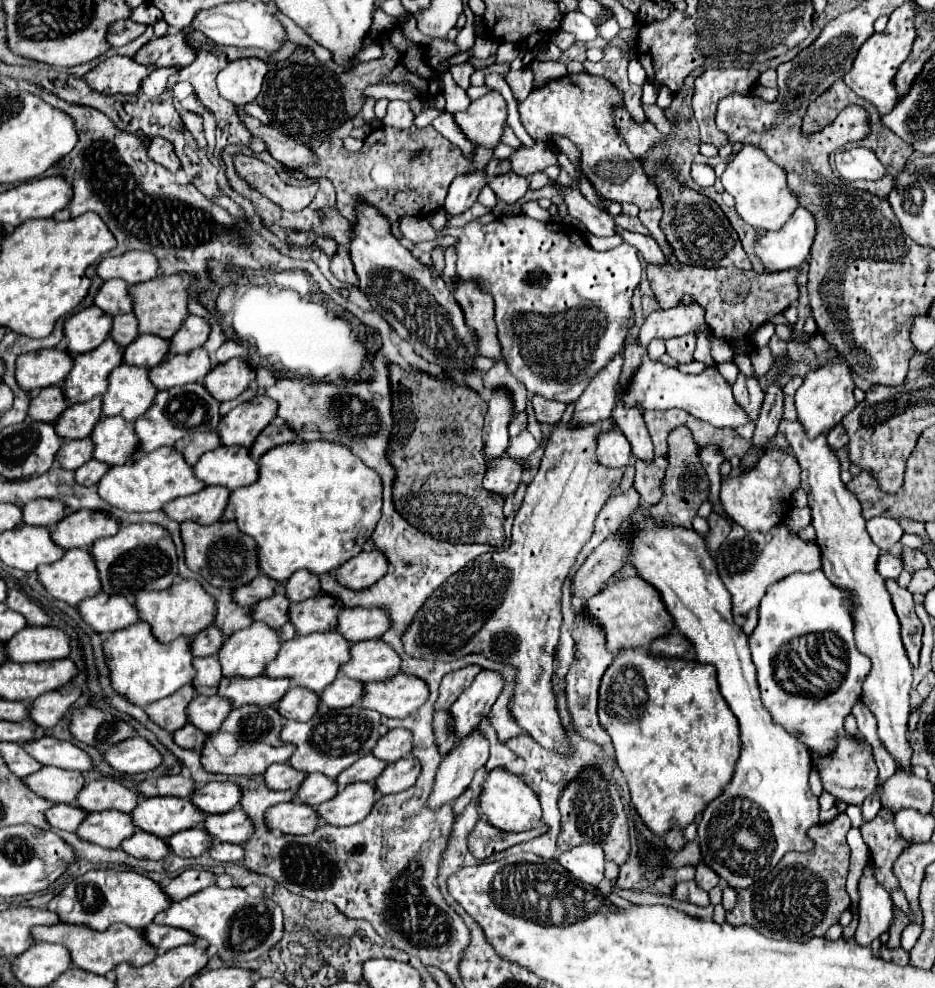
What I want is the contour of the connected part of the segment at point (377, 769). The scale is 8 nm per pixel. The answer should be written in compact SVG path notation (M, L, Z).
M363 756L361 760L357 760L357 764L353 764L353 768L347 768L345 772L341 772L341 776L337 776L337 784L339 786L347 786L347 784L353 784L353 782L369 782L373 784L375 778L381 774L381 770L385 768L387 764L377 760L375 756Z

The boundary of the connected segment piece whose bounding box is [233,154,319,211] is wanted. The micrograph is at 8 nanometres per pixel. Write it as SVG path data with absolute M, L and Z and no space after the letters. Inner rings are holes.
M233 154L235 172L251 188L267 196L273 204L288 211L299 211L307 207L314 199L319 188L317 183L307 186L289 186L279 176L277 170L257 158Z

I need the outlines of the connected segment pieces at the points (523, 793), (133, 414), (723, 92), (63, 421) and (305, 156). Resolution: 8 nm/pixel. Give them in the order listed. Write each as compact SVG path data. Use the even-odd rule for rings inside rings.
M495 768L495 770L487 772L487 778L483 782L483 790L479 794L477 804L479 804L479 810L485 816L485 820L503 832L529 830L529 828L533 828L533 824L537 824L541 820L541 804L539 804L537 794L517 774L511 774L503 768Z
M121 364L113 368L107 382L109 388L103 394L103 416L121 416L129 422L135 422L145 414L157 394L147 378L145 368Z
M713 68L705 70L701 76L695 78L695 94L693 94L693 110L699 126L700 141L713 144L717 148L727 144L727 135L717 129L715 124L715 110L717 102L729 94L749 94L751 86L757 82L759 72L755 68Z
M101 398L69 406L61 418L55 420L55 432L65 440L79 440L91 434L101 418Z
M243 110L241 112L241 122L245 124L245 128L249 128L249 132L257 138L261 138L267 146L267 152L277 160L281 162L283 166L287 168L299 168L303 164L313 164L315 162L315 156L313 152L303 146L301 142L293 140L291 136L285 136L281 134L279 130L271 128L271 126L263 126L257 118L251 118L249 114L245 114Z

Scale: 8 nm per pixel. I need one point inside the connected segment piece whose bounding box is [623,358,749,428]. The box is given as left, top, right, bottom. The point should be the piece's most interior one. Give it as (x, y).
(653, 386)

